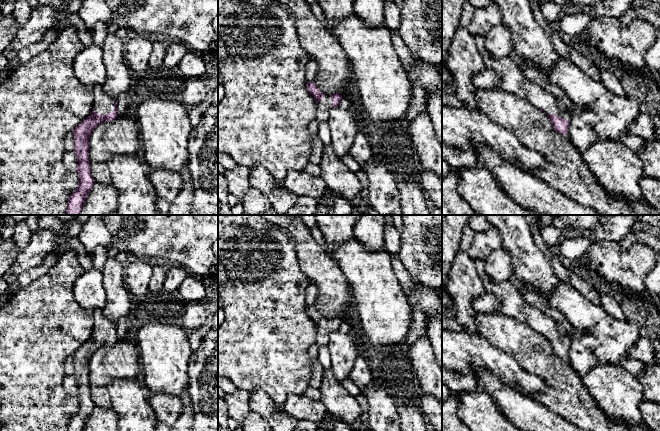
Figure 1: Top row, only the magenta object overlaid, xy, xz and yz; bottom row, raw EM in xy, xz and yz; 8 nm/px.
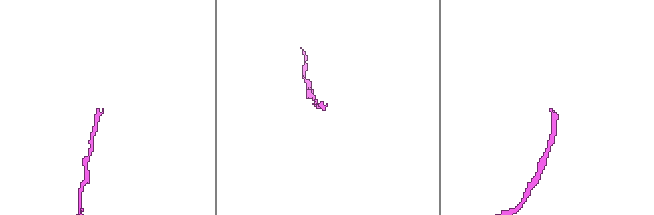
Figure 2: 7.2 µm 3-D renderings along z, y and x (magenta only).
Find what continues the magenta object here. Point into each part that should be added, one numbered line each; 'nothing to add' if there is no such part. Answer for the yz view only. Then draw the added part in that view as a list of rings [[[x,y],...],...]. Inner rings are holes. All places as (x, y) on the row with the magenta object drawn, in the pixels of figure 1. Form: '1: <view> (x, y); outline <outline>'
1: yz (514, 81); outline [[[486,35],[474,37],[477,48],[487,69],[498,72],[502,78],[501,88],[519,99],[529,102],[534,107],[544,109],[546,114],[553,114],[570,121],[569,115],[560,112],[556,98],[540,85],[525,76],[511,55],[493,57],[485,46]]]

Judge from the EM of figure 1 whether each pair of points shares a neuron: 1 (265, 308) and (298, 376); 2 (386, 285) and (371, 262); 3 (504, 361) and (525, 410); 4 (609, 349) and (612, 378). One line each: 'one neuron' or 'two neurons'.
1: one neuron
2: one neuron
3: two neurons
4: two neurons

